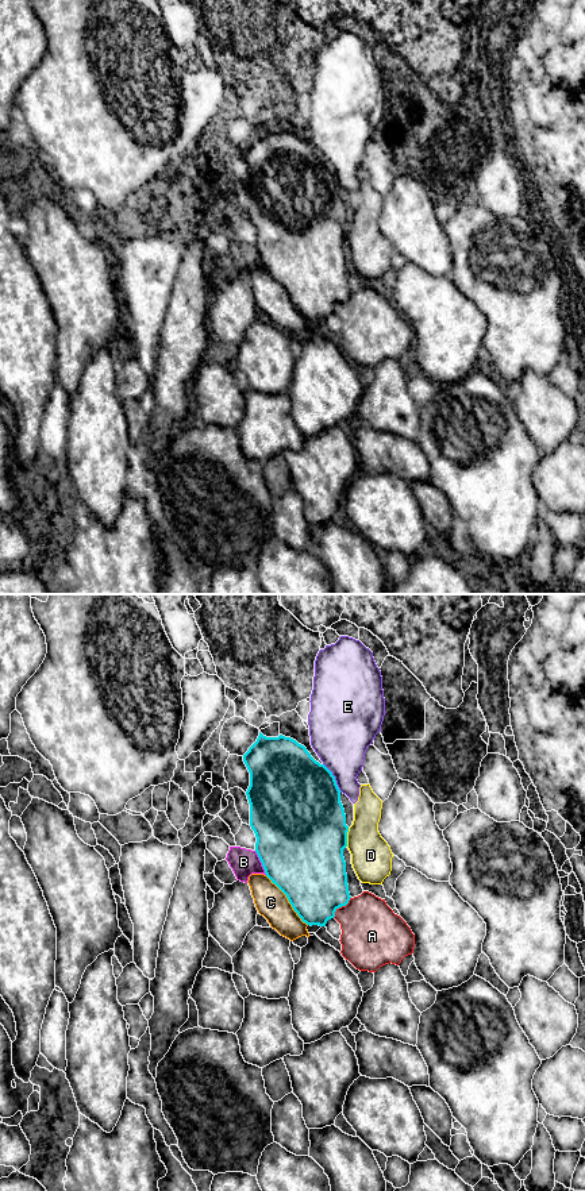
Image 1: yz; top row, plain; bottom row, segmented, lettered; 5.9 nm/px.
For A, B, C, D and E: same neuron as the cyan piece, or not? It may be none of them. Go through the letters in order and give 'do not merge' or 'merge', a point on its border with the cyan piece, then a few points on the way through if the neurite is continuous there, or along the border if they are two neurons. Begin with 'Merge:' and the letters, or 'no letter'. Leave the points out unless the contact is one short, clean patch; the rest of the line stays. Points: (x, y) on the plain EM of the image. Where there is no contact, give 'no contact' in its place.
Merge: no letter
A: do not merge; contact yz (341, 301)
B: do not merge; contact yz (261, 257)
C: do not merge; contact yz (288, 295)
D: do not merge; contact yz (346, 232)
E: do not merge; contact yz (334, 173)

